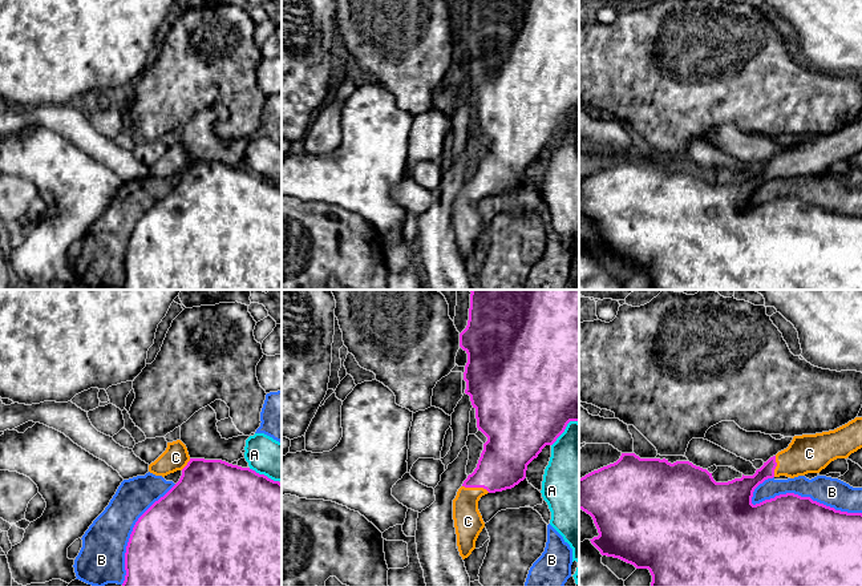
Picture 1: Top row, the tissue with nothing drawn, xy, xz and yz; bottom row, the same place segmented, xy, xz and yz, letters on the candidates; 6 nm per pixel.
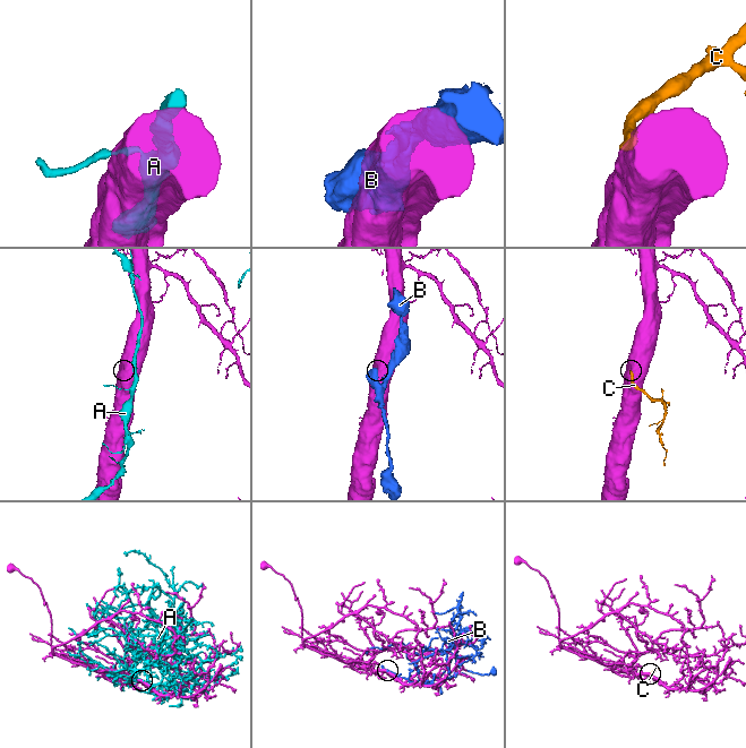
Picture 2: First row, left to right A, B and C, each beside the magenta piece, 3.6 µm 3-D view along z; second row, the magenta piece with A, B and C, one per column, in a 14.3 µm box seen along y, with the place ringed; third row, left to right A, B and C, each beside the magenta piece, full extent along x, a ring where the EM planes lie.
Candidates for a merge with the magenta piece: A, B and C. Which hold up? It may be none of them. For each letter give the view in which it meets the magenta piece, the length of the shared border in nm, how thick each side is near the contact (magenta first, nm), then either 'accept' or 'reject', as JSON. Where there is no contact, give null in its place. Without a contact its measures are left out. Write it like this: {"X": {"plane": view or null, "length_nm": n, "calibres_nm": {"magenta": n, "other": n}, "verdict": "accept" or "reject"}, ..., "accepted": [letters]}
{"A": {"plane": "xz", "length_nm": 220, "calibres_nm": {"magenta": 500, "other": 360}, "verdict": "reject"}, "B": {"plane": "yz", "length_nm": 700, "calibres_nm": {"magenta": 500, "other": 180}, "verdict": "reject"}, "C": {"plane": "xz", "length_nm": 170, "calibres_nm": {"magenta": 300, "other": 180}, "verdict": "accept"}, "accepted": ["C"]}

